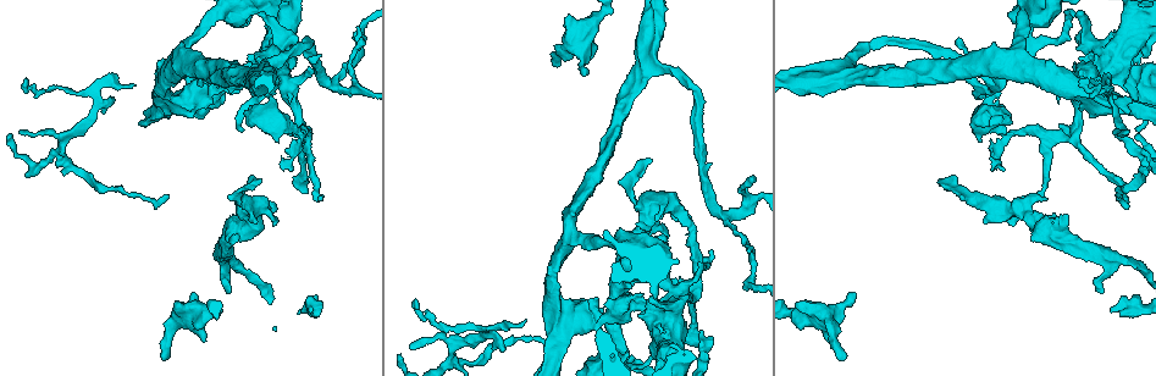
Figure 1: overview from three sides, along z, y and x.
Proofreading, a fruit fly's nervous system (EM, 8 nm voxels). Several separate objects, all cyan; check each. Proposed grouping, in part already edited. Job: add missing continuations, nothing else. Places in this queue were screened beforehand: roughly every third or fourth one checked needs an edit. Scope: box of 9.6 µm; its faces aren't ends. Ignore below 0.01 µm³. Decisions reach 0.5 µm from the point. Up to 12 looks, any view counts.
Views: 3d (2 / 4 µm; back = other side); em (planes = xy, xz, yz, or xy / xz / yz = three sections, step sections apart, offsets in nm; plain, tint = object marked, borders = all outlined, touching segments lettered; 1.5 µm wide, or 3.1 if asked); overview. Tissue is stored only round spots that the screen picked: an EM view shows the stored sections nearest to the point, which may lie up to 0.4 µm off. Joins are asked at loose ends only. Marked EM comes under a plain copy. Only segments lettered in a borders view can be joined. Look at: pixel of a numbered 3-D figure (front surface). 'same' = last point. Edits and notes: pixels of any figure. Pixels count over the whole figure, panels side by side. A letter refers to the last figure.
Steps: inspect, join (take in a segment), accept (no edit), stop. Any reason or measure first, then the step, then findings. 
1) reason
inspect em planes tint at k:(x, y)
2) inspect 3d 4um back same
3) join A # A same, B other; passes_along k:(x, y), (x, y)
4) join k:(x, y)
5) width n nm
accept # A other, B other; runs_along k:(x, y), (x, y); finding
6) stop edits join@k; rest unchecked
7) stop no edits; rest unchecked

free end
inspect 3d 4um back at 1:(165, 360)

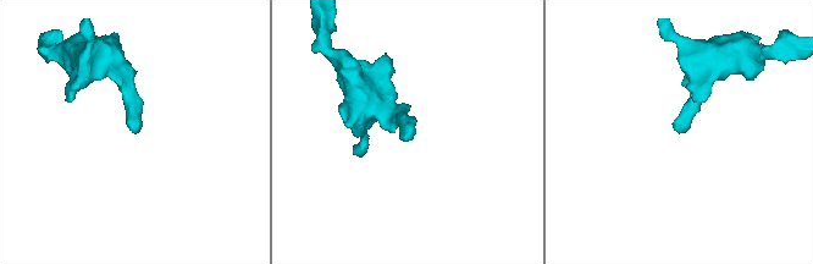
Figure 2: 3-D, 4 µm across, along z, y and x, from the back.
inspect em planes borders at 2:(139, 131)

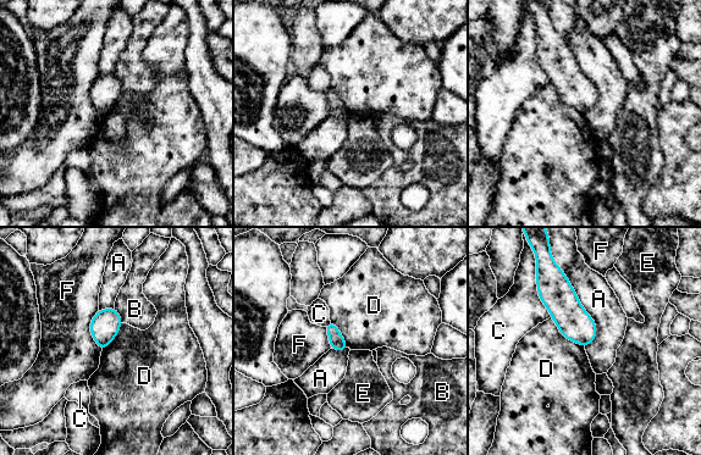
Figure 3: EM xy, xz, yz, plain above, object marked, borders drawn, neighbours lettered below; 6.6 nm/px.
accept # A other, B other, C other, D other, E other, F other; border 3:(98, 309), (89, 332), (101, 350); none of them fits

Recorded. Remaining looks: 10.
inspect em yz step 8 borders at 1:(229, 292)

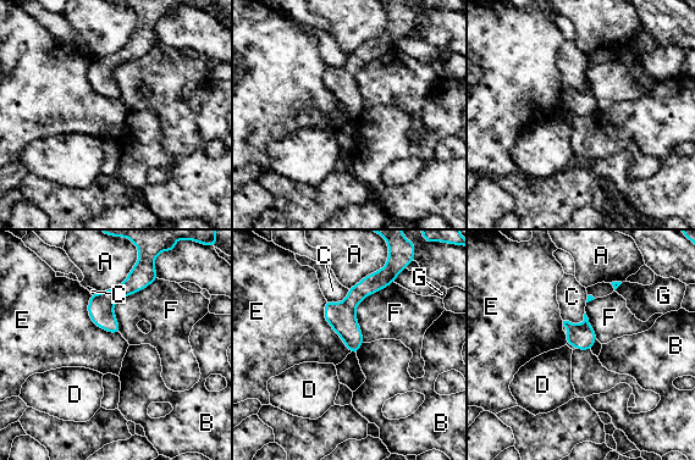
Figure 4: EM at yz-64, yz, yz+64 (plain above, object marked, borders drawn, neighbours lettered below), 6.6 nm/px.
another direction
inspect em planes borders same

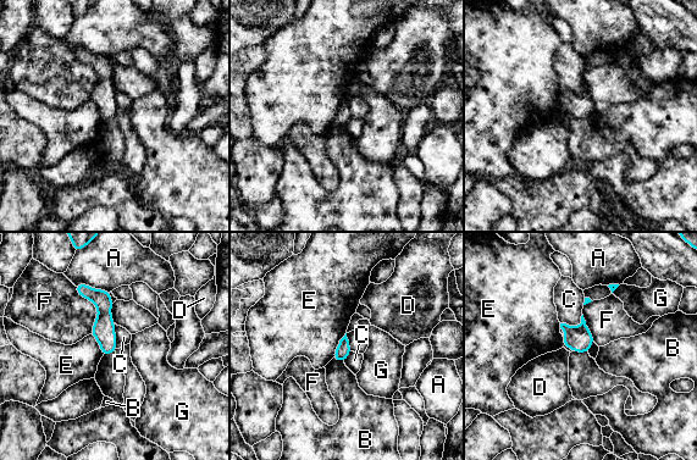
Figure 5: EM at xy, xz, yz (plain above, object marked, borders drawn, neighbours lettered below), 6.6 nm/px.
width 100 nm
accept # A other, B other, C other, D other, E other, F other, G other; border 5:(582, 315), (576, 326), (560, 323); no lettered segment goes on from it

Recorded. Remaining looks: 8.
thin end
inspect em planes tint at 1:(1124, 195)

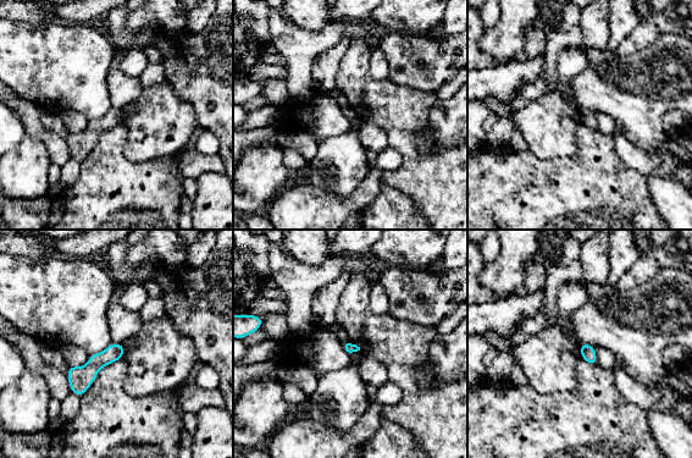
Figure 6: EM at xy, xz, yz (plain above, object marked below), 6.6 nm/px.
inspect em planes borders same

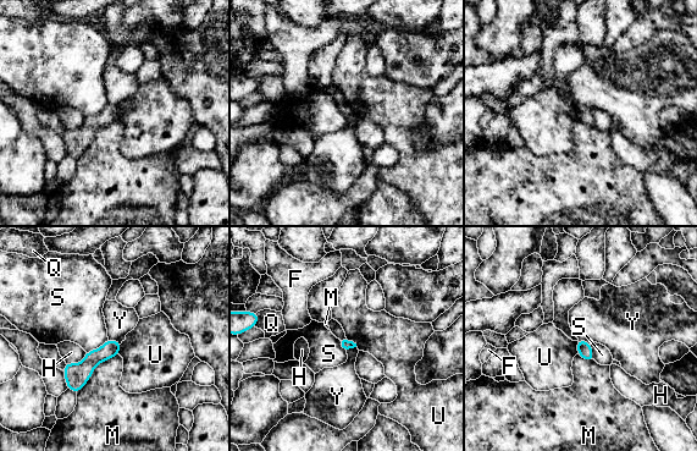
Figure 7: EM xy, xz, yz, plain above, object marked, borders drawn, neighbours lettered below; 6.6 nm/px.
accept # F other, H other, M other, Q other, S other, U other, Y other; runs_along 7:(117, 345), (98, 356), (70, 385); none of them fits

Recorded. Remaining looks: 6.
thin end
inspect em planes borders at 1:(1124, 133)

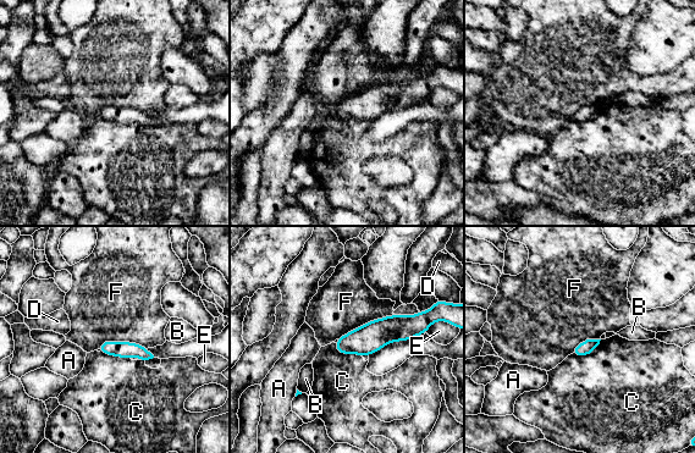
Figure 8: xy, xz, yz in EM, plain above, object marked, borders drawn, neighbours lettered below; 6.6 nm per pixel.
accept # A other, B other, C other, D other, E other, F other; border 8:(601, 340), (589, 354), (572, 354); no lettered segment goes on from it

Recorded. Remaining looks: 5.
inspect 3d 4um at 1:(320, 195)

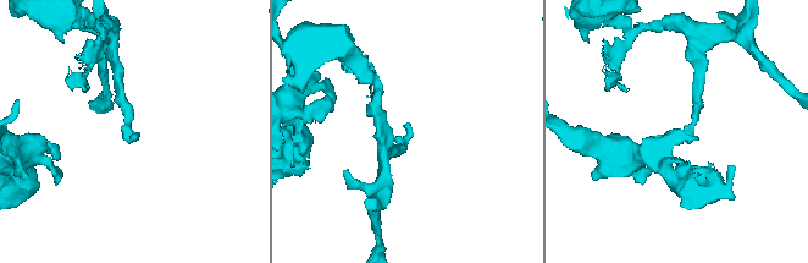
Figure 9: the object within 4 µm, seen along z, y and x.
inspect em xy step 8 borders at 9:(136, 135)

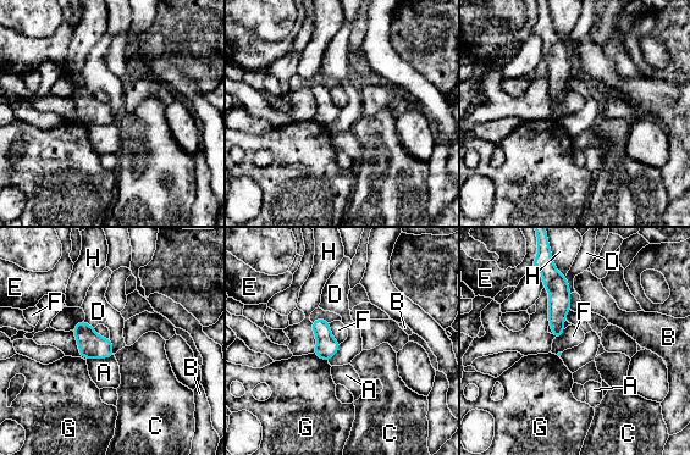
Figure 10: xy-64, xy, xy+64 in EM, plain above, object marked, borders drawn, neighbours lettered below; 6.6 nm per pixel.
longest_contact H 260 nm
accept # A other, B other, C other, D other, E other, F other, G other, H other; border 10:(329, 323), (331, 334), (340, 343); no lettered segment goes on from it

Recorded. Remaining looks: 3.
stop no edits; rest unchecked

